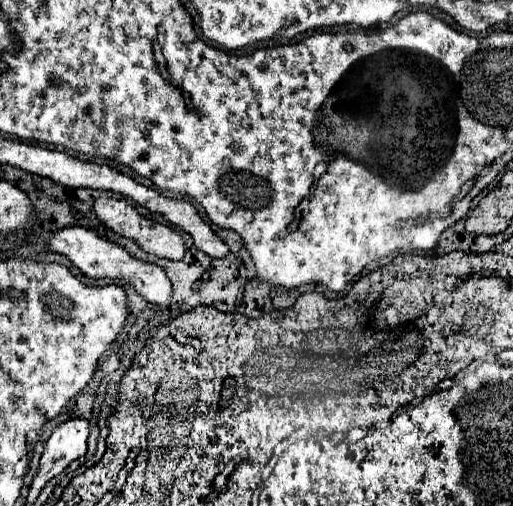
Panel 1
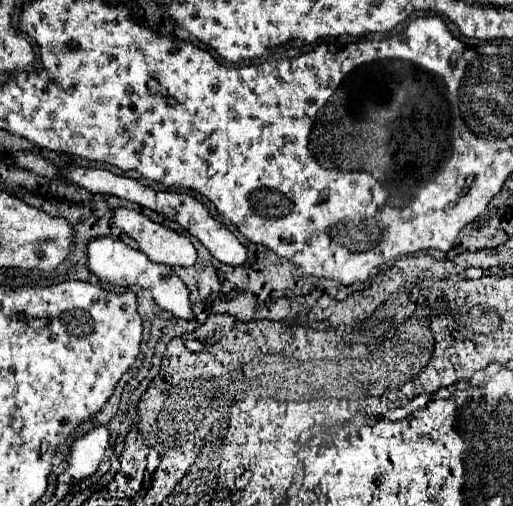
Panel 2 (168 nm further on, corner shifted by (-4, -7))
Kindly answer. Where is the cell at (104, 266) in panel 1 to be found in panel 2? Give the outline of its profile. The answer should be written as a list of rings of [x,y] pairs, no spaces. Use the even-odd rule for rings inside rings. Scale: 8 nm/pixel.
[[[112,238],[92,240],[88,244],[88,268],[104,282],[110,282],[116,286],[134,286],[136,284],[136,286],[142,286],[144,290],[150,290],[150,294],[158,302],[158,306],[172,312],[176,318],[182,318],[182,320],[194,318],[192,304],[190,304],[190,292],[188,292],[186,284],[178,278],[178,274],[170,266],[150,262],[146,254],[126,246],[120,240],[112,240]]]

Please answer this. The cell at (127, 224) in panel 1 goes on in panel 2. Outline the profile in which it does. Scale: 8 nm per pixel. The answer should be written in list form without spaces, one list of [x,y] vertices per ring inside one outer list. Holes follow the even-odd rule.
[[[118,208],[114,210],[114,224],[134,238],[152,262],[168,266],[194,266],[196,262],[196,248],[184,234],[156,224],[140,212]]]

